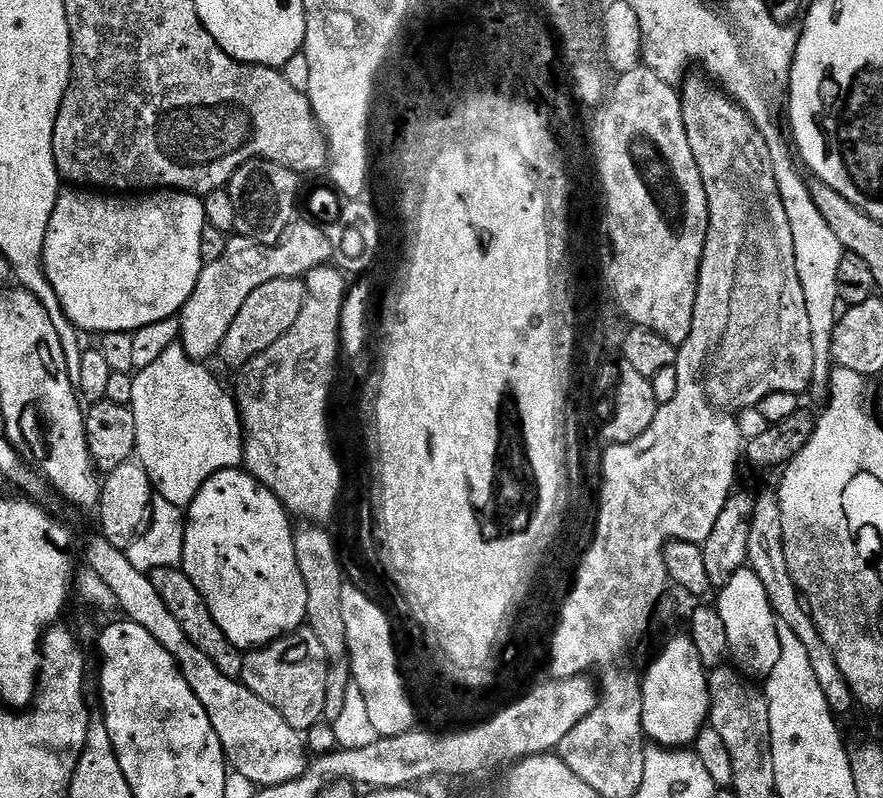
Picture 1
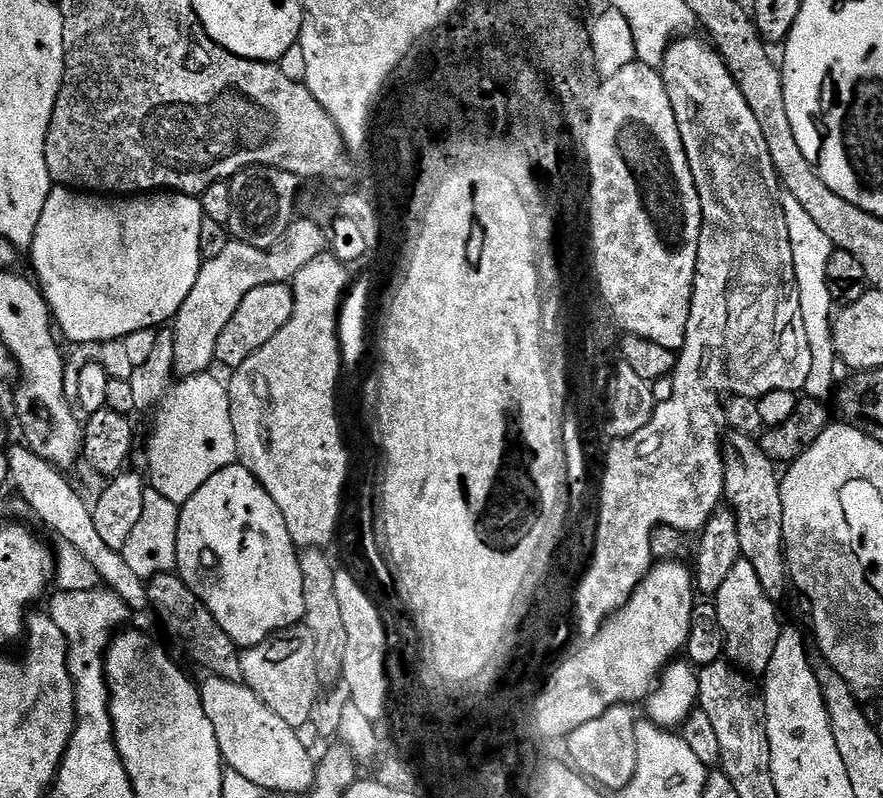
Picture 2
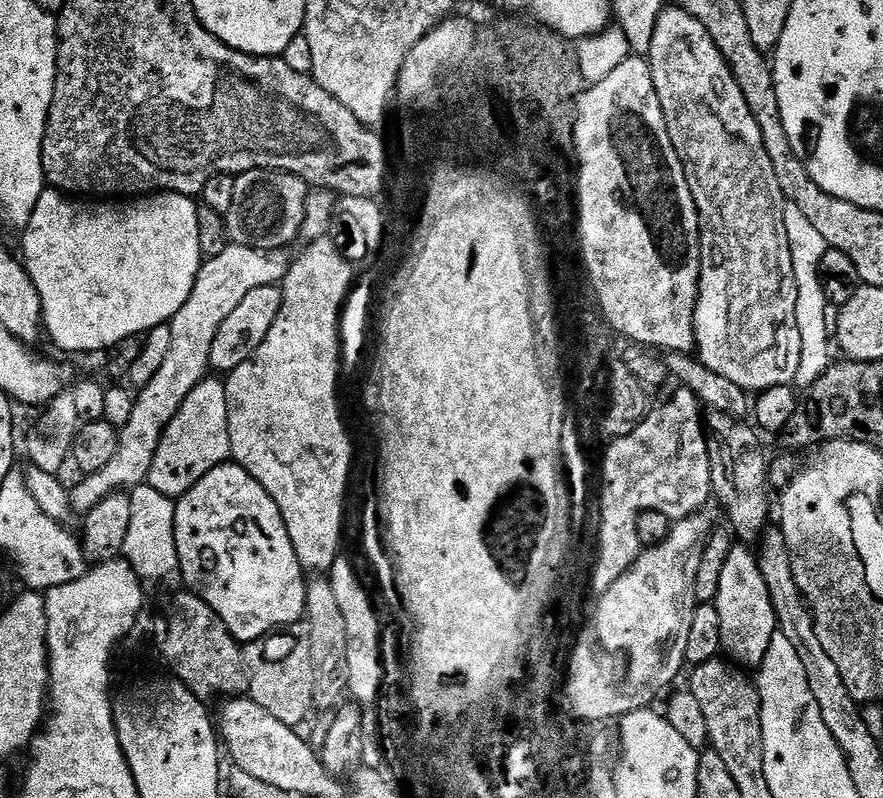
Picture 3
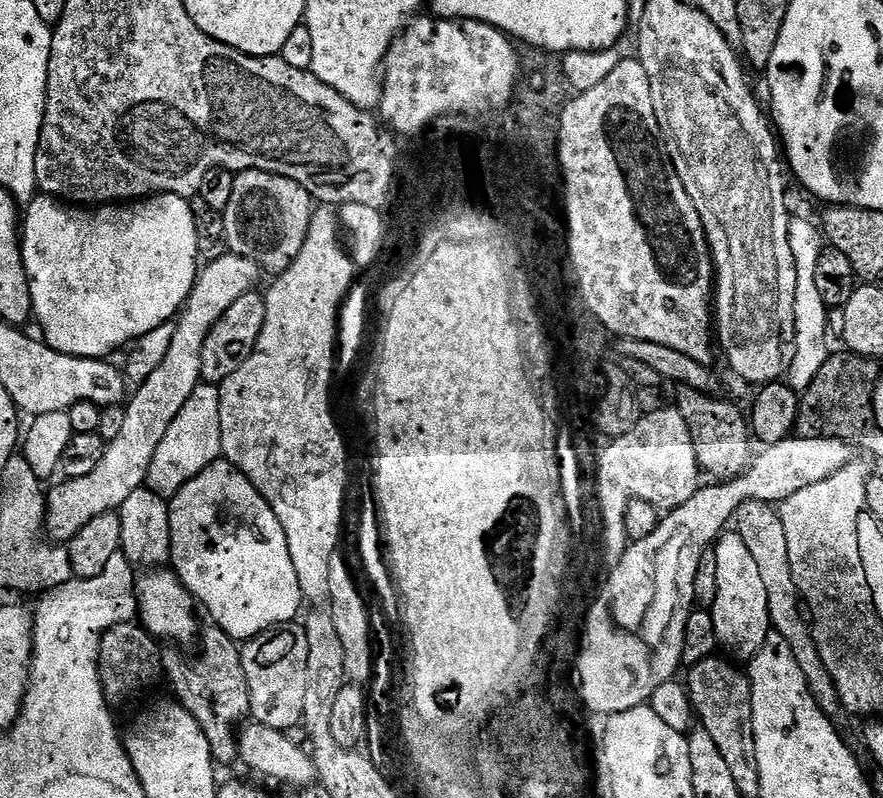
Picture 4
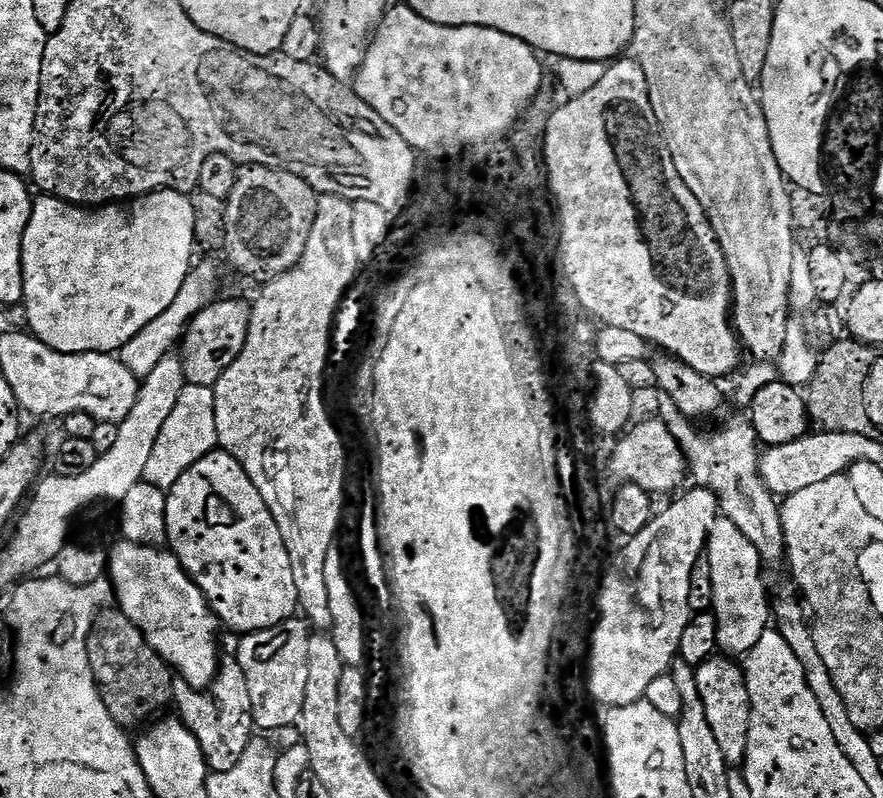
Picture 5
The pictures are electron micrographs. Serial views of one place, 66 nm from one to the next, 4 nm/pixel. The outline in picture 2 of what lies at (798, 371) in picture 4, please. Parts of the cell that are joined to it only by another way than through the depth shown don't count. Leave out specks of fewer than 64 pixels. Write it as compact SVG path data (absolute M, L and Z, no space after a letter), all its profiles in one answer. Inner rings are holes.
M785 195L783 202L786 226L790 230L790 250L794 250L794 270L796 271L796 281L800 291L802 318L809 322L817 320L820 323L813 323L808 333L808 341L810 342L810 376L806 378L806 386L802 389L802 392L805 397L824 402L827 401L827 396L832 392L834 366L838 363L833 344L833 329L828 325L830 317L833 315L834 301L827 282L827 264L831 260L834 245L830 242L830 238L826 238L826 234L822 234L820 227L814 226L814 218L810 218L810 214L806 214L806 210L798 202L798 198Z

